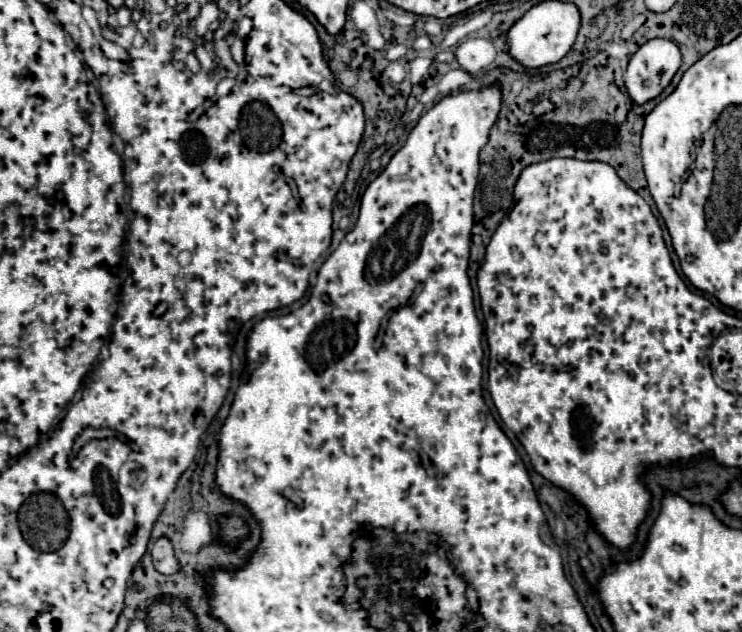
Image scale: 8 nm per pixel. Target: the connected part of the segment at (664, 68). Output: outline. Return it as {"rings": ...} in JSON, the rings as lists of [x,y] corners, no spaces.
{"rings":[[[656,38],[640,46],[624,72],[624,84],[632,102],[646,104],[660,96],[680,64],[680,50],[672,40]]]}

